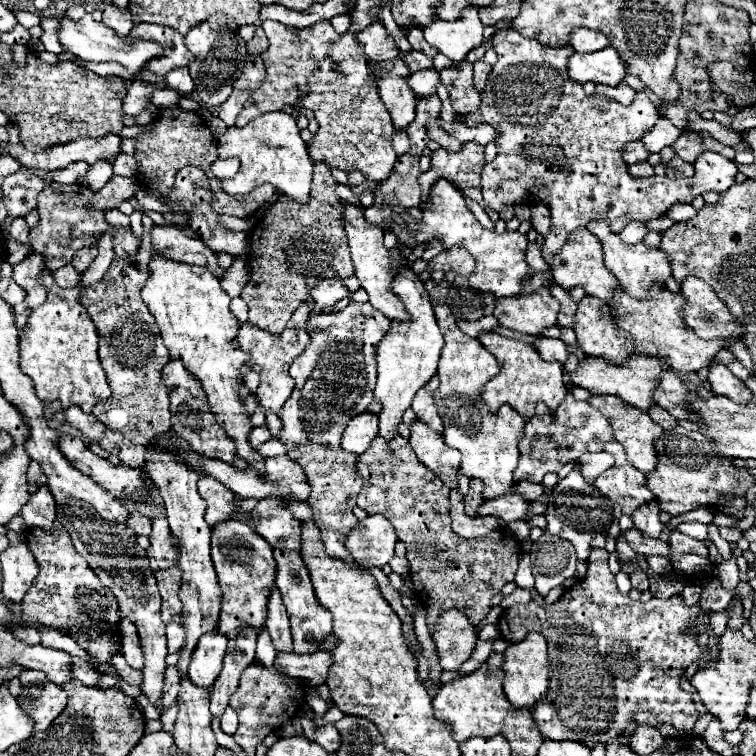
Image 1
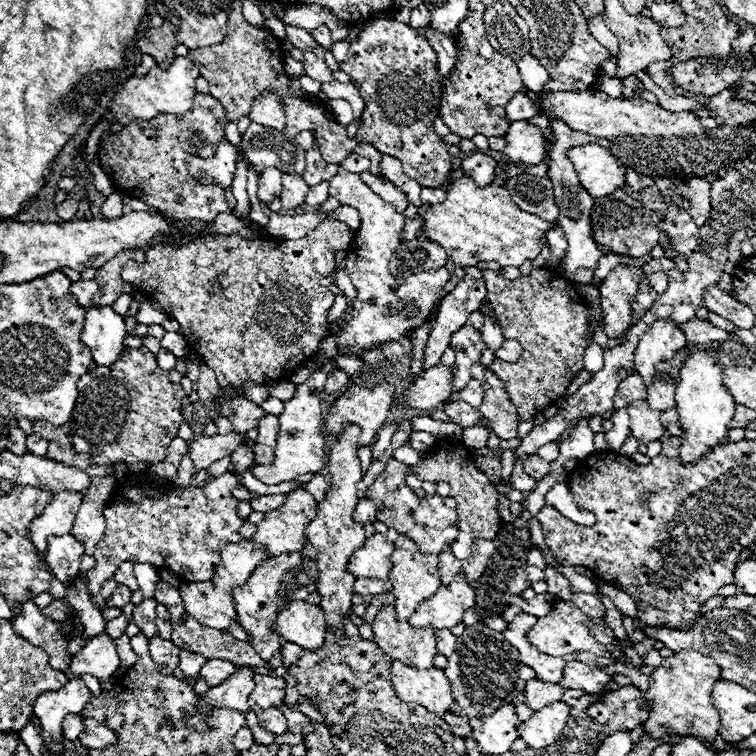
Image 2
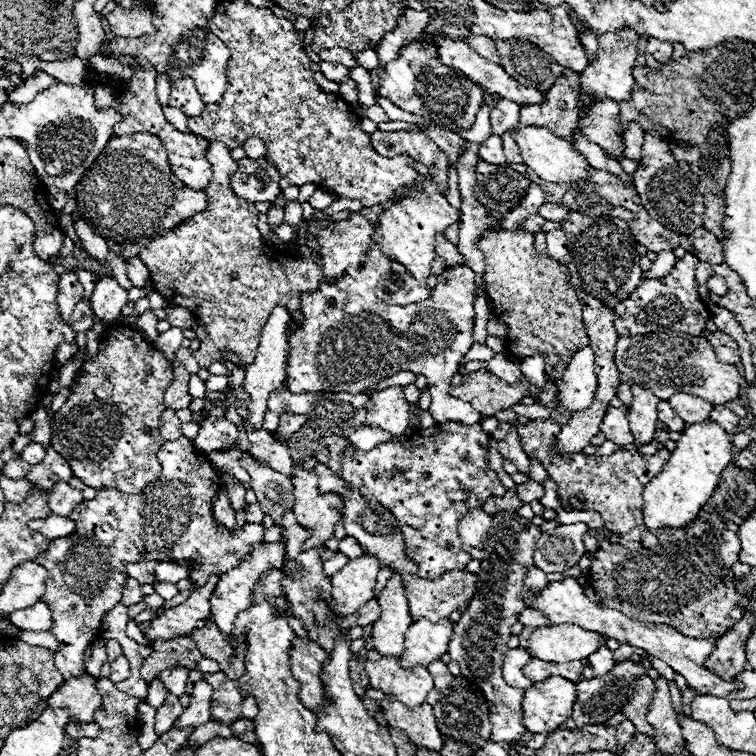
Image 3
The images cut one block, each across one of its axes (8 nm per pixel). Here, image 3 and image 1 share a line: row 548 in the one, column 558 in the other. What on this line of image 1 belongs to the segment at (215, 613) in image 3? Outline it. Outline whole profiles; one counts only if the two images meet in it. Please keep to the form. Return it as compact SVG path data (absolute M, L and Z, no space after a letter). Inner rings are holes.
M578 228L578 230L572 232L572 236L568 236L566 244L560 248L560 252L550 262L550 270L552 270L552 276L554 276L554 284L558 284L566 290L574 288L574 286L582 286L586 290L586 294L602 298L604 302L608 302L610 296L620 286L616 276L604 266L600 240L596 240L596 236L590 234L586 228Z

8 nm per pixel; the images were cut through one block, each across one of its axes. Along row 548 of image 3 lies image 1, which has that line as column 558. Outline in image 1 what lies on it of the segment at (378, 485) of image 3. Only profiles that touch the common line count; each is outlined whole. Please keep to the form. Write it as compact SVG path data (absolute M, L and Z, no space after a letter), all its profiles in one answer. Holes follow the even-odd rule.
M572 392L566 394L562 404L552 412L544 402L536 406L536 416L526 422L524 438L520 442L520 464L516 468L516 480L528 480L540 484L544 474L556 472L562 464L578 462L586 452L600 452L604 444L612 438L612 428L608 420L596 412L588 402L578 402L572 398Z

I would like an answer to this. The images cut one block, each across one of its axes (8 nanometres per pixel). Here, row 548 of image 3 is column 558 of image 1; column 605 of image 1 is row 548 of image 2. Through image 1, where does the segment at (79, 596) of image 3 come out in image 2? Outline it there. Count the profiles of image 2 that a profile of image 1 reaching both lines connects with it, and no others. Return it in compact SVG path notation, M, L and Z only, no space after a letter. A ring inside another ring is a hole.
M128 474L118 482L118 490L114 492L114 502L110 502L104 508L104 520L106 520L106 530L102 542L96 544L96 568L84 572L86 580L86 590L90 598L100 590L102 582L114 578L116 568L124 560L132 562L148 562L156 568L164 568L178 578L184 578L188 582L206 582L212 580L216 564L220 564L220 550L228 542L240 542L242 536L238 534L240 526L246 522L238 516L238 498L232 496L232 490L238 486L238 478L234 474L222 474L218 478L212 478L210 484L204 486L186 486L178 488L174 482L170 482L170 492L168 492L168 482L160 482L152 478L150 474ZM128 488L140 488L142 490L142 500L140 502L128 502L124 498L124 490Z

